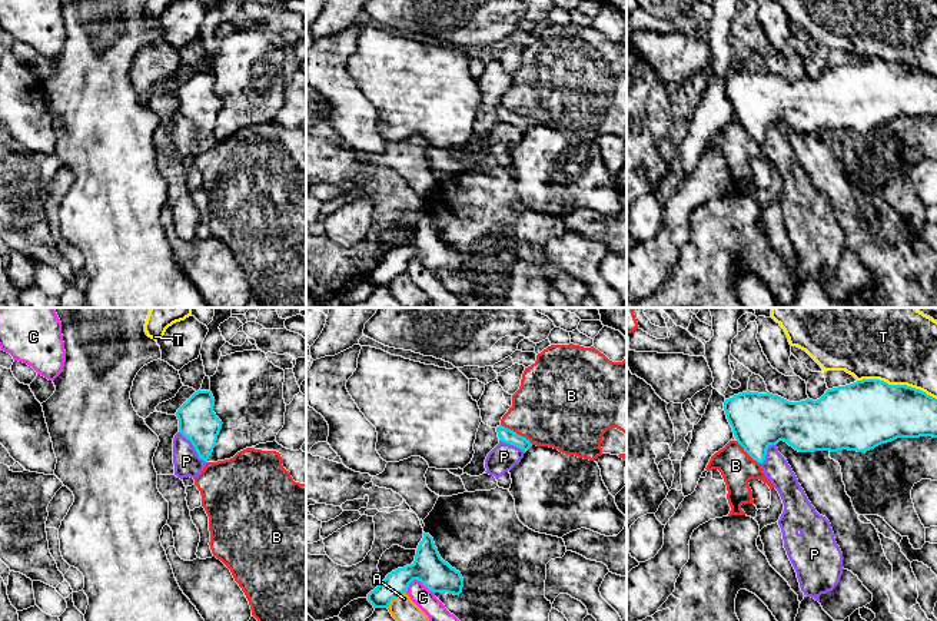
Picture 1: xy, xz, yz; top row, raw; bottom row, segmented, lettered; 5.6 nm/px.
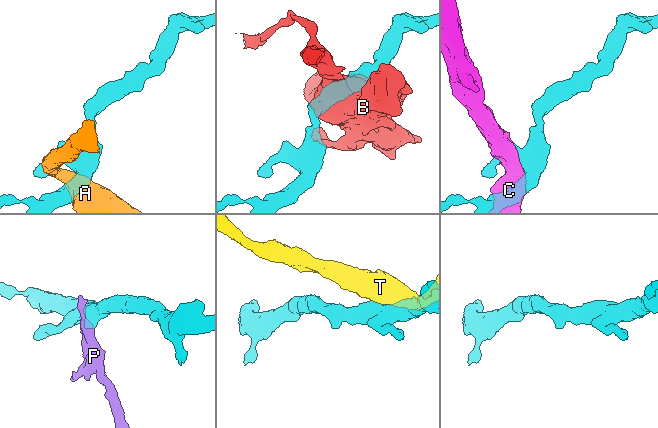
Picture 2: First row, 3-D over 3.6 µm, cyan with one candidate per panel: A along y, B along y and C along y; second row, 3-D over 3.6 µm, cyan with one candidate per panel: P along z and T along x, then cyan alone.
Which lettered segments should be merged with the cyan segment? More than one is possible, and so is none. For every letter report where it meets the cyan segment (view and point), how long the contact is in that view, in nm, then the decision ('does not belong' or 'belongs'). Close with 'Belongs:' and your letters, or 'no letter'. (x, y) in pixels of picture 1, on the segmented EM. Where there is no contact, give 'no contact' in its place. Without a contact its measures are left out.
A: meets cyan in xz at (394, 597); contact 140 nm long; does not belong
B: meets cyan in xz at (515, 432); contact 220 nm long; does not belong
C: meets cyan in xz at (418, 580); contact 170 nm long; does not belong
P: meets cyan in xy at (195, 448); contact 240 nm long; does not belong
T: meets cyan in yz at (897, 385); contact 460 nm long; does not belong
Belongs: no letter

